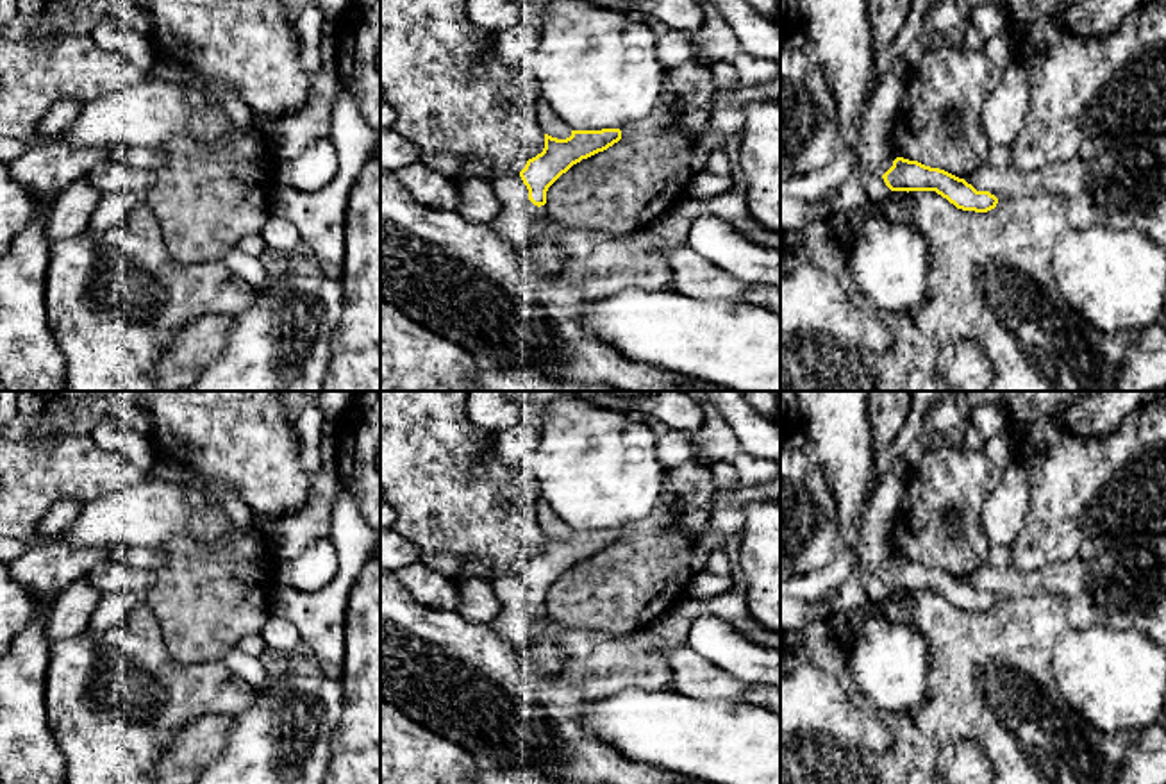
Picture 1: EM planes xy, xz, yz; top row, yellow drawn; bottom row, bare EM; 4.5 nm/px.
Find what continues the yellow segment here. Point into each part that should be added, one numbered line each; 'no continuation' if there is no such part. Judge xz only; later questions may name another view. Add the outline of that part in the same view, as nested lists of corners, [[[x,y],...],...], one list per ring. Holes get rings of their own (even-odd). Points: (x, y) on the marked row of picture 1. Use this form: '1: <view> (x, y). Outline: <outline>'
1: xz (513, 222). Outline: [[[509,175],[493,182],[500,202],[493,227],[512,246],[525,246],[530,234],[530,221],[537,205],[529,200],[529,189],[520,175]]]

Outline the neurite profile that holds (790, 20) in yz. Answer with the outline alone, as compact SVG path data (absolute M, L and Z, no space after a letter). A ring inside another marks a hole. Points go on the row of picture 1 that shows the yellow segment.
M780 0L780 36L800 29L798 2Z

